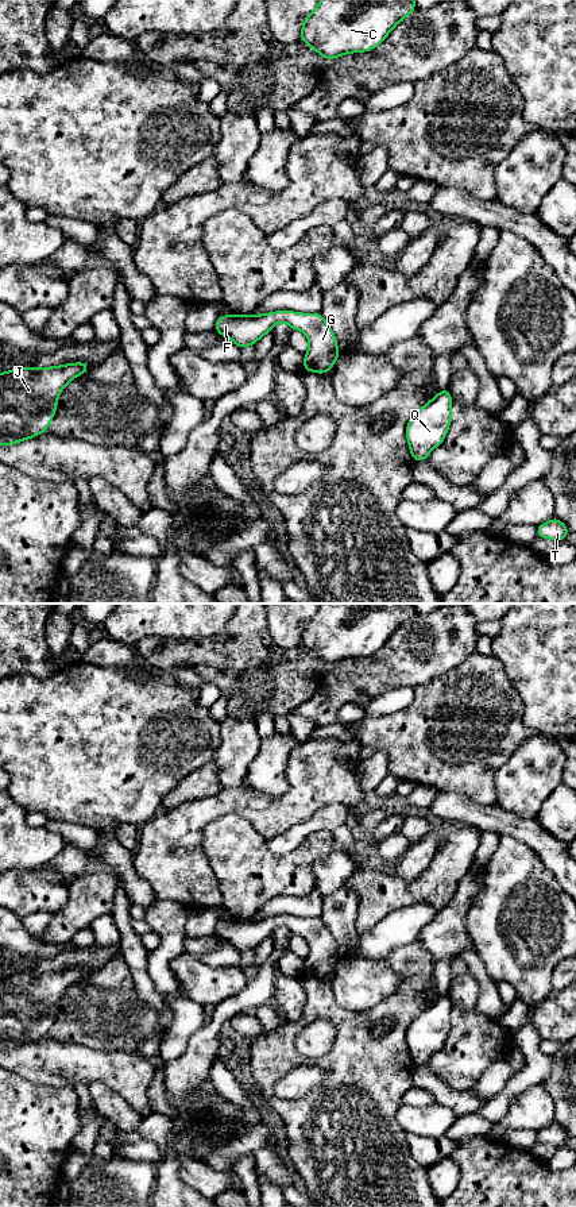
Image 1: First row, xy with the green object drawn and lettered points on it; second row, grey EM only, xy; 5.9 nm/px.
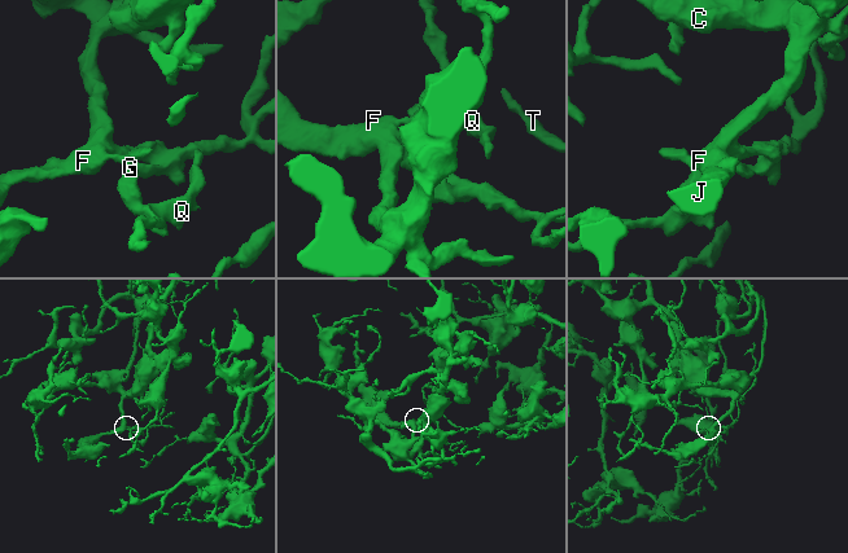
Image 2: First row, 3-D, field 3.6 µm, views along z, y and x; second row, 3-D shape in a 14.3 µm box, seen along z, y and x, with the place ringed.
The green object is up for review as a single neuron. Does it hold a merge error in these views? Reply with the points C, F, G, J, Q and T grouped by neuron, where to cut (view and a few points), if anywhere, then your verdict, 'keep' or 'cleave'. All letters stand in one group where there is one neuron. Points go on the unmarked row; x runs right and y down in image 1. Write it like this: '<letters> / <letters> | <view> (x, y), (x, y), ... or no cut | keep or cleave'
C F G J Q T | no cut | keep

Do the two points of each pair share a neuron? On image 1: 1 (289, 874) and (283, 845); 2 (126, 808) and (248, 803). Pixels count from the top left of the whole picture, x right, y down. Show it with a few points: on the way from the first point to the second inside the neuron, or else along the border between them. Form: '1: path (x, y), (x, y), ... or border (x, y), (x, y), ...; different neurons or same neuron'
1: border (309, 835), (283, 855), (274, 855), (265, 845); different neurons
2: border (153, 817), (143, 825); different neurons

